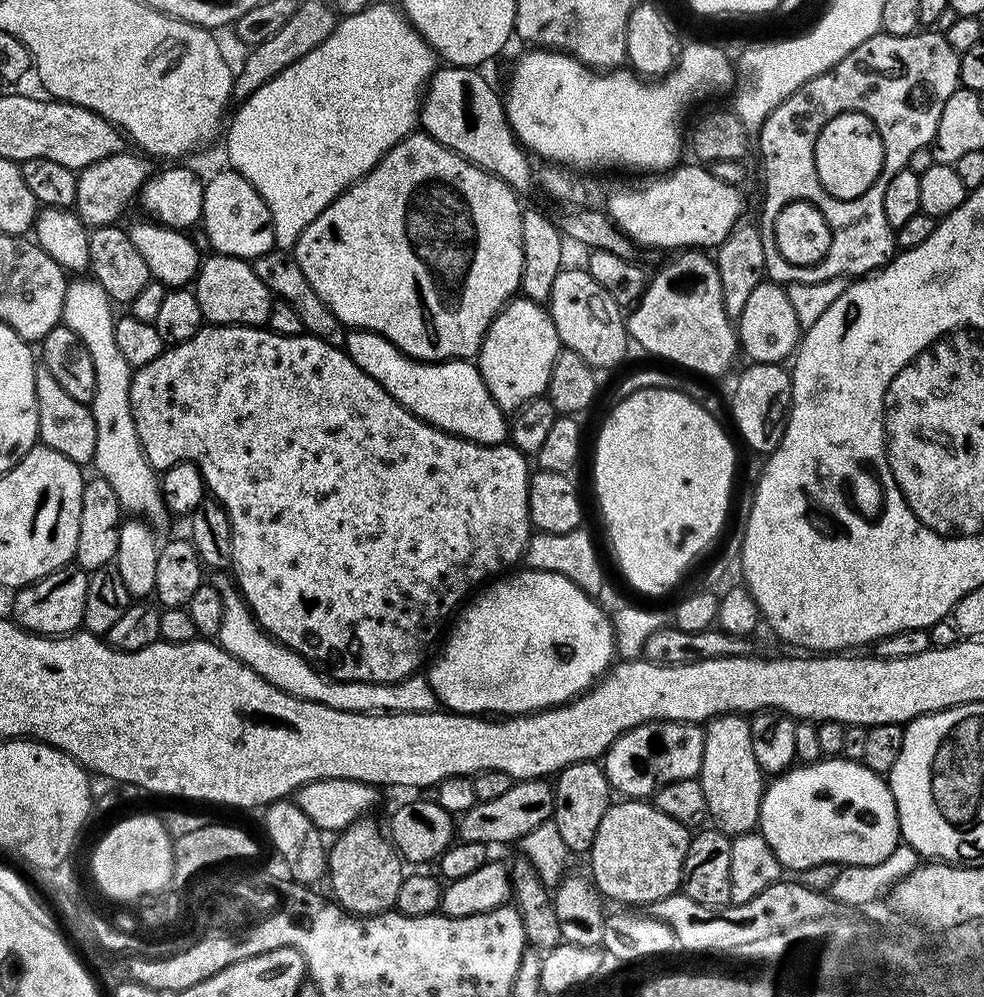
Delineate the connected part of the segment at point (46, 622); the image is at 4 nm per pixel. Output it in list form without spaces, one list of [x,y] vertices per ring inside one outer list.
[[[65,566],[27,584],[13,595],[16,597],[12,600],[11,619],[21,628],[39,636],[67,636],[69,632],[77,631],[84,623],[88,578],[89,573],[82,569]]]

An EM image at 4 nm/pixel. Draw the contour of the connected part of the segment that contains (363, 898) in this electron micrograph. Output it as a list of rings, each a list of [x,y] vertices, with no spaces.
[[[359,818],[343,831],[339,833],[335,838],[336,841],[331,841],[330,847],[327,849],[327,873],[326,880],[332,883],[332,892],[334,895],[335,903],[339,904],[341,909],[345,913],[355,914],[358,916],[375,916],[382,912],[387,912],[389,910],[395,909],[396,899],[398,898],[398,886],[402,886],[404,877],[406,875],[406,864],[405,861],[401,860],[399,854],[396,853],[396,848],[393,846],[391,840],[387,839],[385,833],[382,831],[381,825],[380,828],[375,824],[374,821],[370,820],[371,818]]]

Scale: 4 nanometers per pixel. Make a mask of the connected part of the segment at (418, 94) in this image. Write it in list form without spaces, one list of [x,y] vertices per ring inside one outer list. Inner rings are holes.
[[[372,4],[369,8],[364,8],[361,12],[346,17],[345,20],[343,17],[330,34],[330,38],[326,38],[326,42],[322,42],[314,50],[310,50],[310,54],[298,58],[298,62],[281,68],[279,74],[269,78],[262,86],[258,86],[258,90],[254,90],[254,94],[250,94],[250,98],[246,98],[237,107],[240,109],[237,110],[232,125],[230,125],[230,120],[226,128],[226,136],[228,132],[228,160],[232,163],[229,165],[239,176],[246,178],[246,182],[250,182],[250,186],[254,186],[254,190],[266,202],[272,215],[277,249],[295,249],[302,230],[306,230],[306,226],[310,226],[310,222],[314,222],[314,218],[318,218],[318,214],[322,214],[322,210],[326,210],[326,206],[333,204],[350,185],[362,179],[399,140],[405,140],[406,137],[413,135],[420,118],[422,93],[437,67],[436,53],[418,35],[416,29],[412,27],[412,23],[399,7],[393,6],[391,8],[388,4]]]

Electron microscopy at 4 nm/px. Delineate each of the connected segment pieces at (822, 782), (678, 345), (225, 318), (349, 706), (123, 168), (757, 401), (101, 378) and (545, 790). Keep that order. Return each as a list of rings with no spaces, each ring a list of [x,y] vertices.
[[[821,758],[815,763],[793,766],[789,768],[787,772],[775,777],[764,790],[764,807],[760,810],[758,831],[764,835],[766,842],[770,842],[774,854],[778,854],[778,862],[780,863],[781,869],[784,870],[788,870],[788,868],[807,870],[823,864],[845,866],[882,863],[884,859],[888,859],[894,854],[896,846],[900,844],[902,840],[898,810],[896,809],[896,803],[892,797],[892,790],[888,786],[887,779],[874,770],[868,769],[863,762],[857,762],[847,758]]]
[[[684,250],[673,256],[676,257],[669,264],[664,264],[657,270],[653,280],[651,278],[647,281],[647,288],[631,309],[632,313],[627,313],[629,337],[635,343],[637,340],[652,358],[672,356],[673,359],[682,361],[682,366],[692,372],[723,377],[724,371],[735,362],[736,352],[738,356],[738,328],[723,304],[717,261],[704,250]]]
[[[205,255],[200,261],[200,271],[196,273],[194,291],[208,324],[241,324],[247,328],[259,328],[267,325],[271,316],[274,303],[271,290],[265,286],[262,278],[258,278],[258,274],[254,274],[251,263],[237,256]]]
[[[235,587],[223,589],[224,609],[218,643],[225,648],[235,660],[241,660],[250,666],[266,682],[276,688],[297,696],[303,700],[313,700],[343,712],[434,712],[438,708],[437,689],[428,685],[423,675],[413,674],[396,684],[362,684],[349,680],[337,682],[321,674],[303,656],[293,652],[285,644],[279,644],[272,639],[263,628],[257,624],[252,611],[244,603],[243,596]]]
[[[125,150],[114,154],[110,158],[102,158],[90,166],[79,169],[76,181],[78,182],[78,198],[74,209],[81,222],[89,229],[111,228],[116,220],[128,208],[128,203],[139,197],[148,177],[153,175],[149,161],[135,151]]]
[[[752,362],[740,372],[740,377],[736,380],[736,385],[732,388],[732,420],[736,423],[736,428],[740,431],[740,436],[756,452],[771,454],[780,447],[784,431],[788,425],[788,415],[792,409],[792,374],[783,363],[771,364],[762,362],[761,364]]]
[[[72,278],[68,281],[62,323],[74,330],[78,338],[88,341],[88,349],[93,352],[94,366],[98,374],[98,390],[90,405],[94,422],[98,426],[94,468],[99,475],[106,478],[106,482],[110,482],[110,486],[114,486],[114,494],[118,494],[121,509],[128,511],[129,508],[132,511],[129,513],[156,522],[160,515],[165,515],[166,509],[157,473],[145,458],[144,451],[140,449],[140,439],[136,436],[134,418],[128,405],[130,372],[126,358],[122,358],[122,350],[116,348],[113,305],[106,290],[102,290],[97,280],[78,279],[82,278]]]
[[[547,779],[518,780],[498,798],[482,800],[458,816],[458,836],[469,844],[512,844],[536,827],[553,819],[555,810],[555,790]]]

